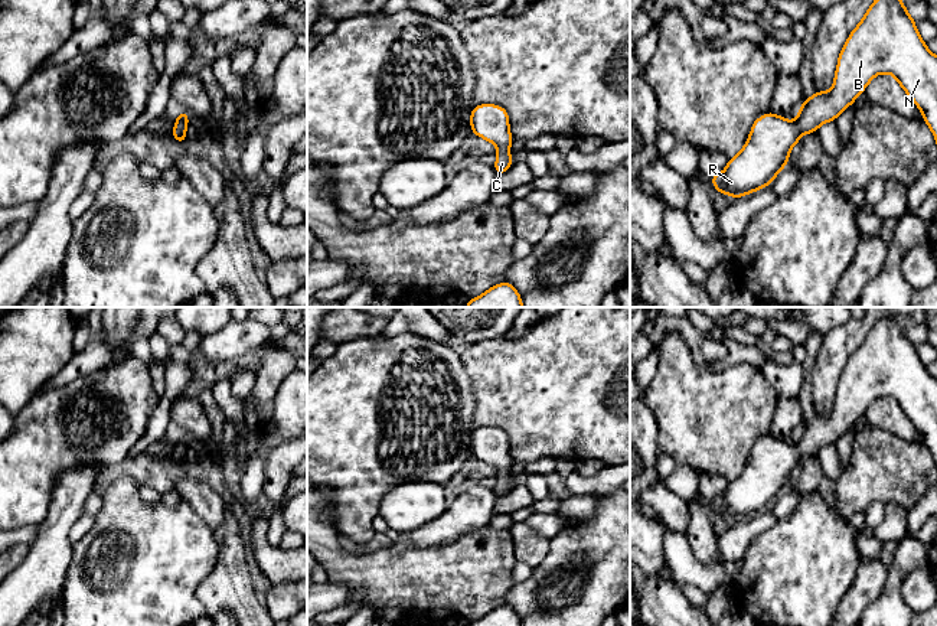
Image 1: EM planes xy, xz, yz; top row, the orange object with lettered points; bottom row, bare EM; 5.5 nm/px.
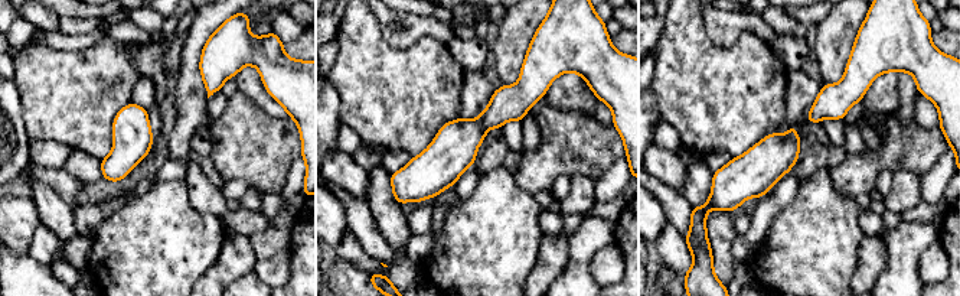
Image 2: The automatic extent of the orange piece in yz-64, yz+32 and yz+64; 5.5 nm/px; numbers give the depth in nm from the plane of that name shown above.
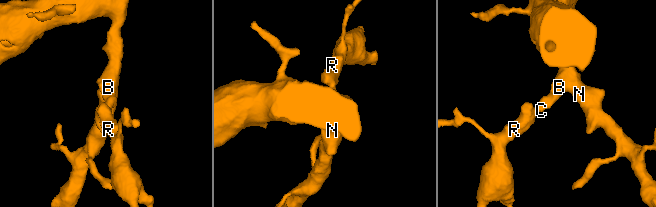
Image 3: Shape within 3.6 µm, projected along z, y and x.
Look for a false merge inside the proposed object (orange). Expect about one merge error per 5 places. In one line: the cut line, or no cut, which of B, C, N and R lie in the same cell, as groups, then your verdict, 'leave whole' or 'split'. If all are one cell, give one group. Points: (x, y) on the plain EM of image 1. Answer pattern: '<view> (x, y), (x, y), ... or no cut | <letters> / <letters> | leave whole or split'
no cut | B C N R | leave whole

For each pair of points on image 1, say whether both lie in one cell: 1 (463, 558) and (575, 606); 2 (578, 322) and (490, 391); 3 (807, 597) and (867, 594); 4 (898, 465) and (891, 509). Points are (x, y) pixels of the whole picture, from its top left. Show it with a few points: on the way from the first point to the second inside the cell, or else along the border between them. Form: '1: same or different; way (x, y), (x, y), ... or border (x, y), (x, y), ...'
1: different; border (515, 583), (506, 596), (506, 603)
2: same; way (557, 344), (512, 388)
3: different; border (859, 566), (854, 583), (835, 610)
4: different; border (885, 504), (895, 502), (907, 511)

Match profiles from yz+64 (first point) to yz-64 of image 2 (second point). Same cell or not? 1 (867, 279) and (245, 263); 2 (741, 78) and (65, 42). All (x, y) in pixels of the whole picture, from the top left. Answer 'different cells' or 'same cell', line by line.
1: same cell
2: different cells

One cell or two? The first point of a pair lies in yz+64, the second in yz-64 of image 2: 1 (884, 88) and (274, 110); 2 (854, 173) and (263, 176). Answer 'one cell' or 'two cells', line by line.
1: one cell
2: one cell

